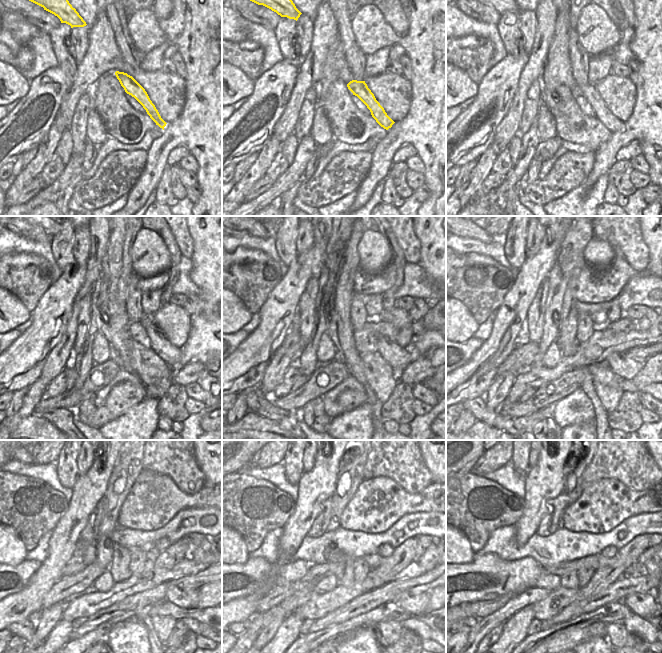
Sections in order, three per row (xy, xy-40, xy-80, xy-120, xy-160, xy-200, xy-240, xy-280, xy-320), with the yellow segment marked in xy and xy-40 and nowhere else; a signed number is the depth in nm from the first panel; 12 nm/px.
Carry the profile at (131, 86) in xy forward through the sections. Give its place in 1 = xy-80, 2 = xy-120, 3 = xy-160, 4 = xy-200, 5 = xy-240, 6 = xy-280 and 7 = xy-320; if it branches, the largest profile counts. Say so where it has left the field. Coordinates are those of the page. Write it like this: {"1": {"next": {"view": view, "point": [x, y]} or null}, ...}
{"1": {"next": {"view": "xy-80", "point": [607, 118]}}, "2": {"next": {"view": "xy-120", "point": [169, 353]}}, "3": {"next": {"view": "xy-160", "point": [398, 358]}}, "4": {"next": {"view": "xy-200", "point": [625, 365]}}, "5": {"next": {"view": "xy-240", "point": [179, 595]}}, "6": {"next": {"view": "xy-280", "point": [416, 604]}}, "7": {"next": {"view": "xy-320", "point": [643, 605]}}}

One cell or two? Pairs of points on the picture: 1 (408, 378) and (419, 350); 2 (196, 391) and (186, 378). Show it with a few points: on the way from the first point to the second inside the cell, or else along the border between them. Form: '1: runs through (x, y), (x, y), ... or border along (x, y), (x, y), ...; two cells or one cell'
1: border along (422, 355), (412, 361); two cells
2: border along (195, 382), (190, 382), (185, 386); two cells

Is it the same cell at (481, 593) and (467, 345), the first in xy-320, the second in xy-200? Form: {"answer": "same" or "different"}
{"answer": "same"}

